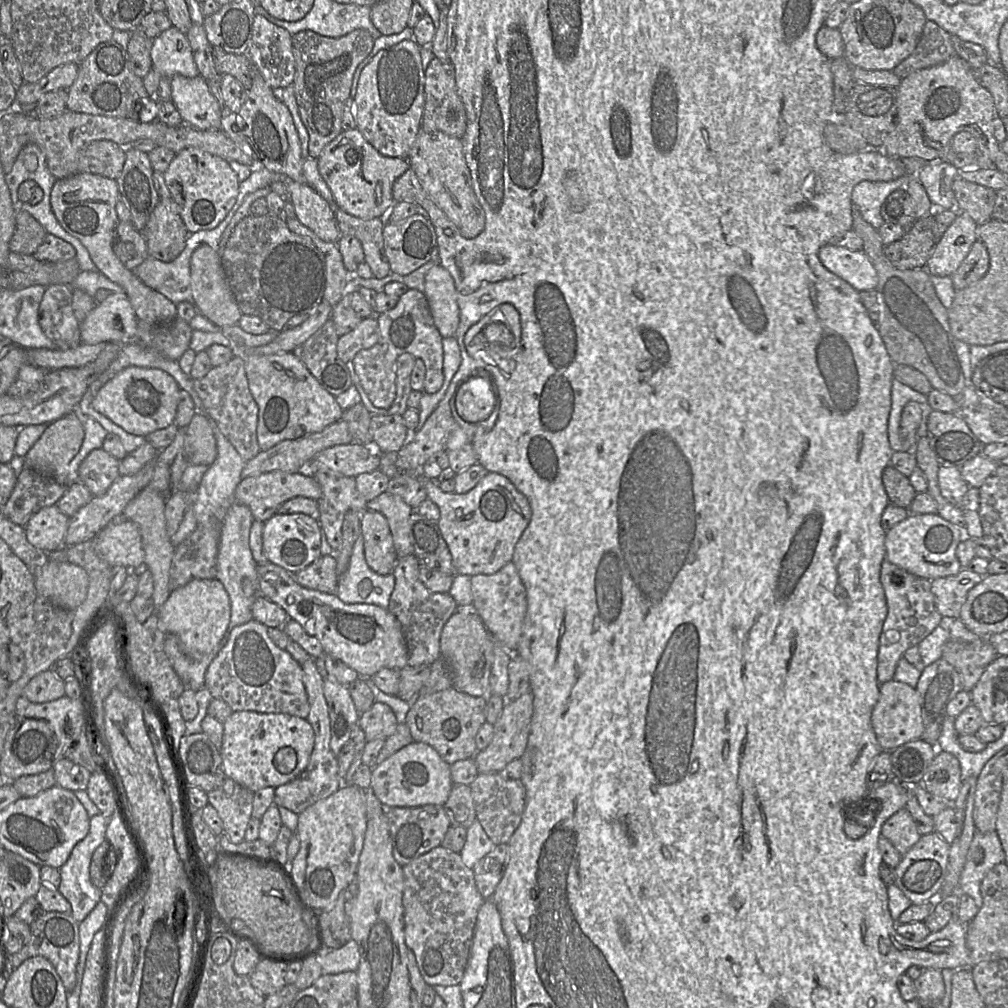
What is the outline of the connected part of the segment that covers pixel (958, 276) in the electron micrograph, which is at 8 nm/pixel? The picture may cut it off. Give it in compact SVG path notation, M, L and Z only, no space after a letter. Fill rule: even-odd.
M976 241L957 271L951 276L956 291L964 289L985 276L989 269L989 254L981 241Z

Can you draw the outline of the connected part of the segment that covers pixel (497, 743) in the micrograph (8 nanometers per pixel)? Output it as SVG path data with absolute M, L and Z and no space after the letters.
M531 691L515 700L507 700L502 714L493 724L494 733L491 743L474 756L478 772L499 773L505 766L515 759L520 759L527 747L534 714L534 696Z

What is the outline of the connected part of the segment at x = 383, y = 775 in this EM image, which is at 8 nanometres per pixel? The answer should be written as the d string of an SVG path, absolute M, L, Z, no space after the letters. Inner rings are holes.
M412 742L372 769L370 788L385 807L419 807L444 805L452 786L451 765L429 744Z

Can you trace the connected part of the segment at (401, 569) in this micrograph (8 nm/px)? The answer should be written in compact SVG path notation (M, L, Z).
M414 554L398 558L392 572L395 586L387 610L399 621L408 650L408 666L431 665L441 658L440 636L444 625L457 611L449 593L433 593L419 579L420 565Z

